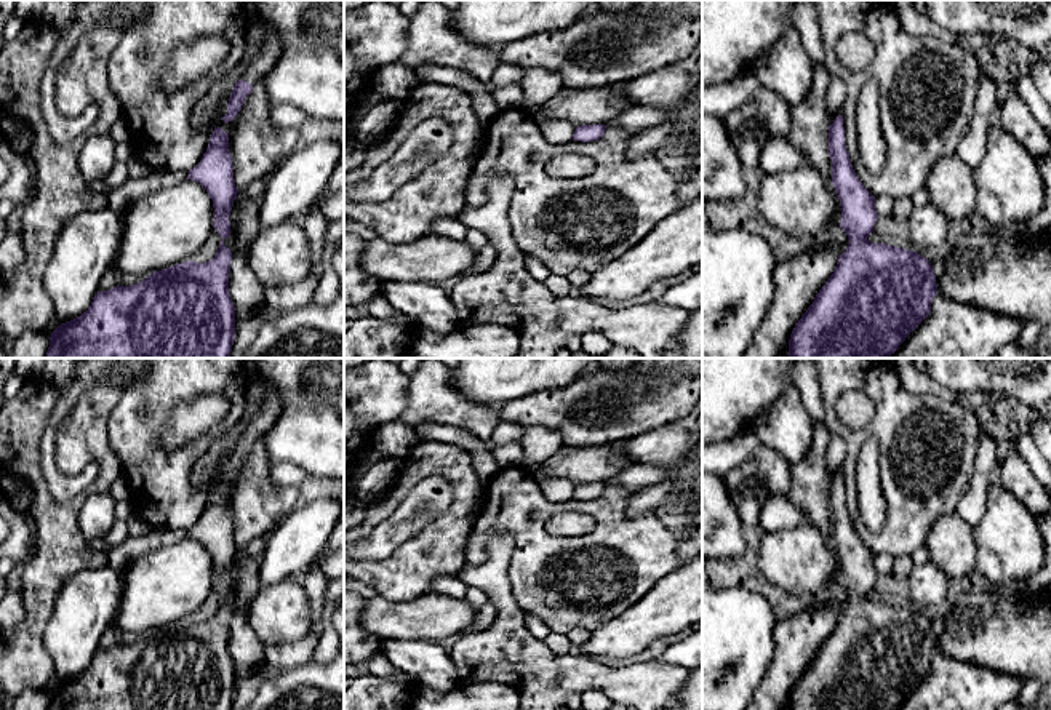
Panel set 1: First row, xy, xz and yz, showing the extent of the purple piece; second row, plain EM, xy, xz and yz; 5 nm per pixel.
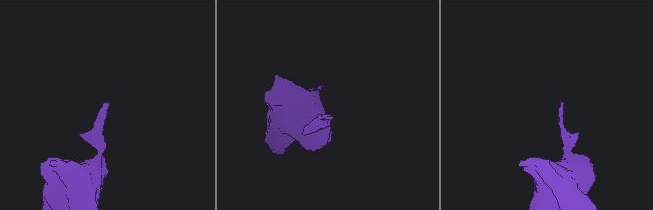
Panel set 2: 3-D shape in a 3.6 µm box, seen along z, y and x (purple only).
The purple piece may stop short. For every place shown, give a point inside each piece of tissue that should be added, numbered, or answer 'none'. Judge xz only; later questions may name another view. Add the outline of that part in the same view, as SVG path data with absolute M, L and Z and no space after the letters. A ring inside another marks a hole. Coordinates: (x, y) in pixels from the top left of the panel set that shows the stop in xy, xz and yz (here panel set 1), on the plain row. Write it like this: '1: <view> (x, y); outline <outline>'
none

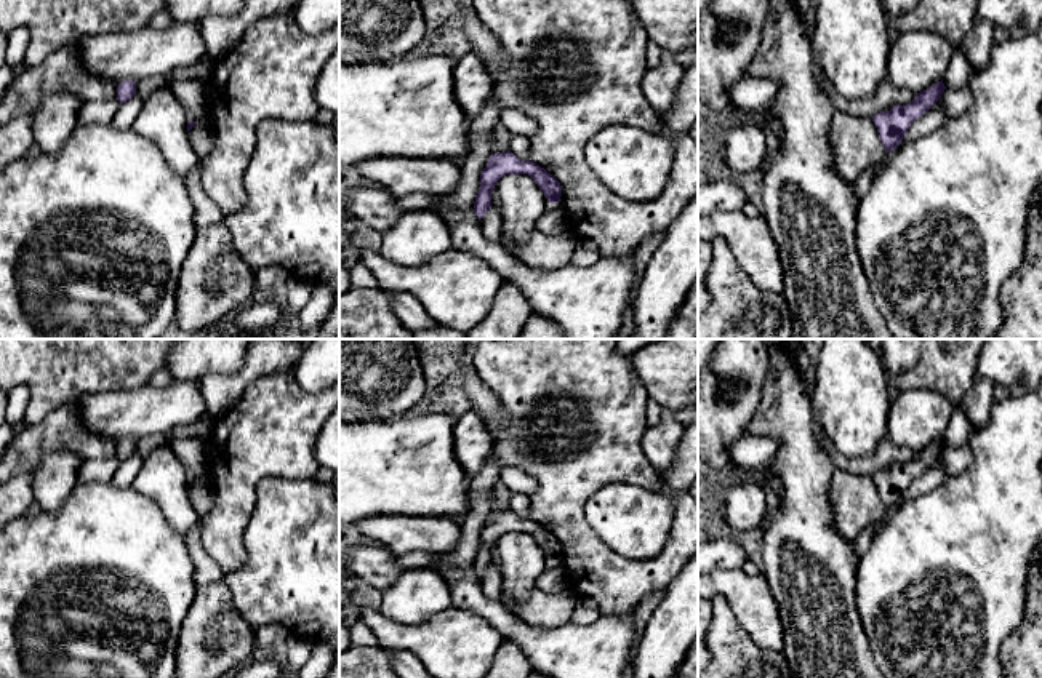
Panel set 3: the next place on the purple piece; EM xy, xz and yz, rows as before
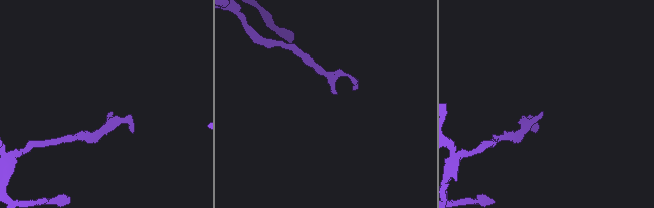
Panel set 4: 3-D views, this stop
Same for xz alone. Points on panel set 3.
none

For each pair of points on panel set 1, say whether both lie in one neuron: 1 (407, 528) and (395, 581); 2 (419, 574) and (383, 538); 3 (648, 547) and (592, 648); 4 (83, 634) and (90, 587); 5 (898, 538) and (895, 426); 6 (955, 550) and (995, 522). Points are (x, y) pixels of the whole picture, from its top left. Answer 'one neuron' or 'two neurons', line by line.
1: two neurons
2: two neurons
3: two neurons
4: one neuron
5: one neuron
6: two neurons

